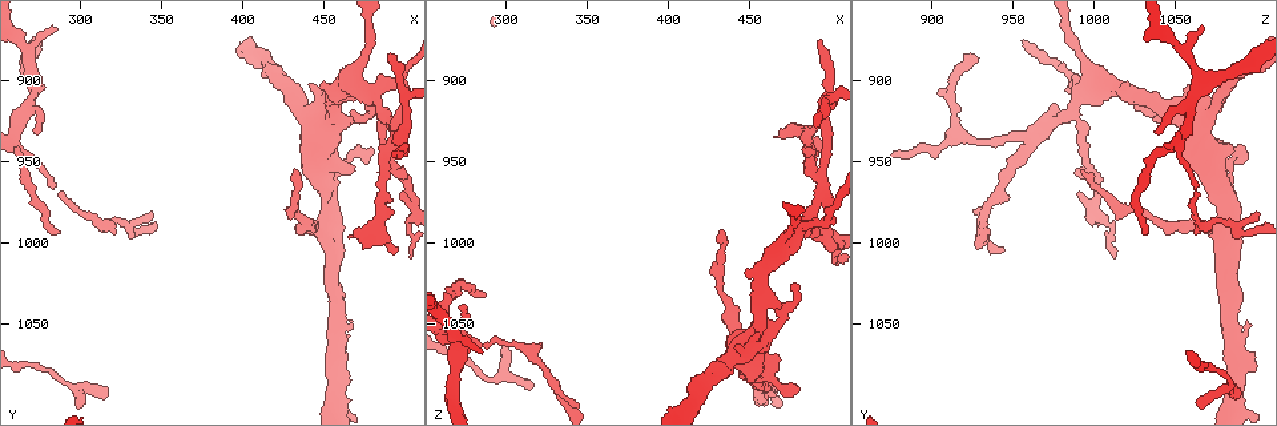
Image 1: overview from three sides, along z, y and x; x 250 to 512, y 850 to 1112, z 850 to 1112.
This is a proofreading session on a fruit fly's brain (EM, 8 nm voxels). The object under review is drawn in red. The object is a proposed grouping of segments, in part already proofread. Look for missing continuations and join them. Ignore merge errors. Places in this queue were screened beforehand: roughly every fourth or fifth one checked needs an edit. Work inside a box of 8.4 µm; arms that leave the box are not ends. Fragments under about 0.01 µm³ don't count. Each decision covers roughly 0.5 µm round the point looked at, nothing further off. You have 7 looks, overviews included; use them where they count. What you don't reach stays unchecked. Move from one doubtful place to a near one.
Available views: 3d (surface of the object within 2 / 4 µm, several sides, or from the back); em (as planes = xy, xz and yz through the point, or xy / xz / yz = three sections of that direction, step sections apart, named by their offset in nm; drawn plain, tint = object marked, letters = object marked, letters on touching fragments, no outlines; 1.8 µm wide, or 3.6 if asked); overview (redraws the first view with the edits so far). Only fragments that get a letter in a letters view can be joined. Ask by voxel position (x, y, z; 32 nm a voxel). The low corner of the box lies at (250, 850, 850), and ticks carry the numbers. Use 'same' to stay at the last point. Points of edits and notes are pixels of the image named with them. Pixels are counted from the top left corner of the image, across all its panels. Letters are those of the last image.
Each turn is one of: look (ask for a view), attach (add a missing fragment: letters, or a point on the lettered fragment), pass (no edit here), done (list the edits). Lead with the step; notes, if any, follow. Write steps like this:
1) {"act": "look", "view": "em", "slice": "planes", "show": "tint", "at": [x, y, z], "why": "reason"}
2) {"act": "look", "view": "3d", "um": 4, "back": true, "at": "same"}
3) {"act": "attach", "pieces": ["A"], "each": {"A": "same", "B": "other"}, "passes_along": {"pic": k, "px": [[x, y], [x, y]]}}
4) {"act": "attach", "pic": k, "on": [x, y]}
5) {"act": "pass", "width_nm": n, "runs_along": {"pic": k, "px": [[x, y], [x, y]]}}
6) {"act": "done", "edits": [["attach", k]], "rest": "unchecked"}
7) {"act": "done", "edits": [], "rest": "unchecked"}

{"act": "look", "view": "3d", "um": 2, "at": [286, 992, 1032], "why": "tapers out"}

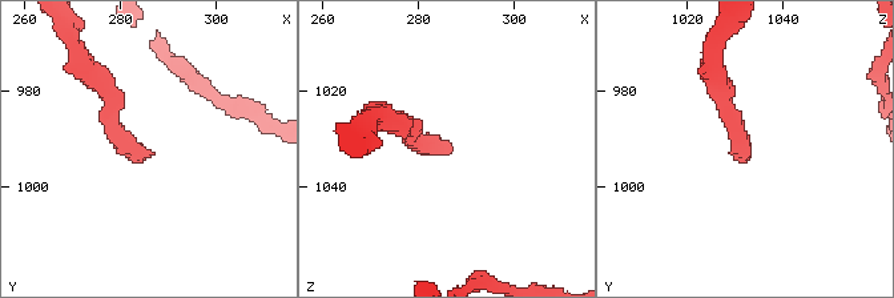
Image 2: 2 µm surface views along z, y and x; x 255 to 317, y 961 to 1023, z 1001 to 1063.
{"act": "look", "view": "em", "slice": "xz", "step": 4, "show": "letters", "at": [286, 994, 1032], "why": "need the tissue"}

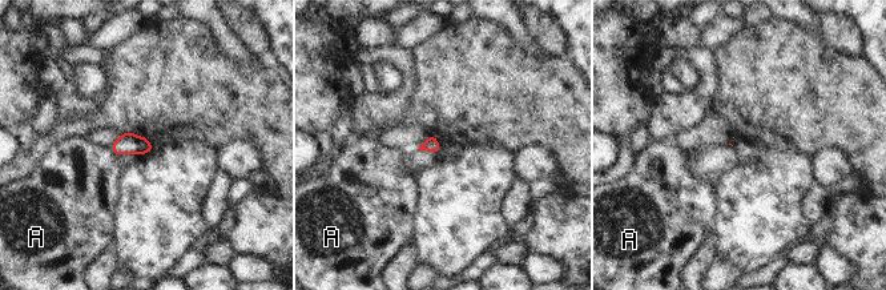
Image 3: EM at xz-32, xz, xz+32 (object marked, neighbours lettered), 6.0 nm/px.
{"act": "pass", "each": {"A": "other"}, "border": {"pic": 3, "px": [[112, 150], [117, 156]]}, "found": "none of them fits"}

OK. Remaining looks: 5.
{"act": "look", "view": "3d", "um": 4, "back": true, "at": [492, 888, 928], "why": "an open end"}

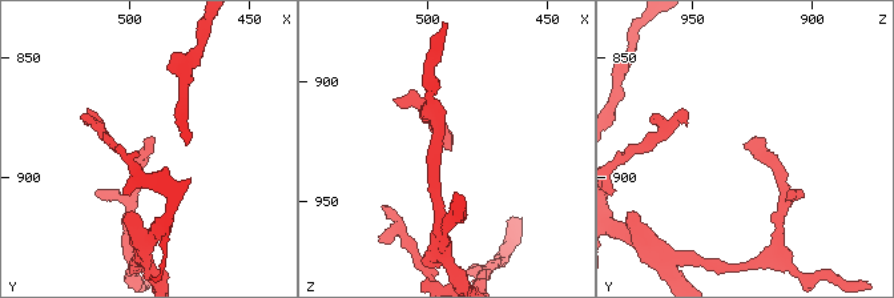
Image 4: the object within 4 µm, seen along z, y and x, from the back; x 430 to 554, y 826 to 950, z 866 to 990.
{"act": "look", "view": "em", "slice": "yz", "step": 4, "show": "tint", "at": [492, 887, 928], "why": "shape alone is not enough"}

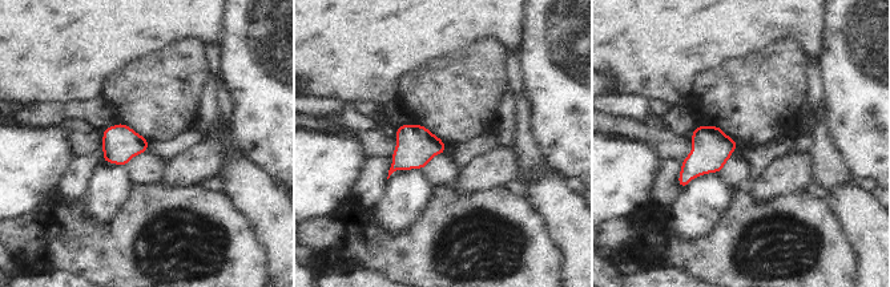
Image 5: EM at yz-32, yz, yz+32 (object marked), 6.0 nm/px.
{"act": "look", "view": "em", "slice": "planes", "show": "letters", "at": "same", "why": "cut it another way"}

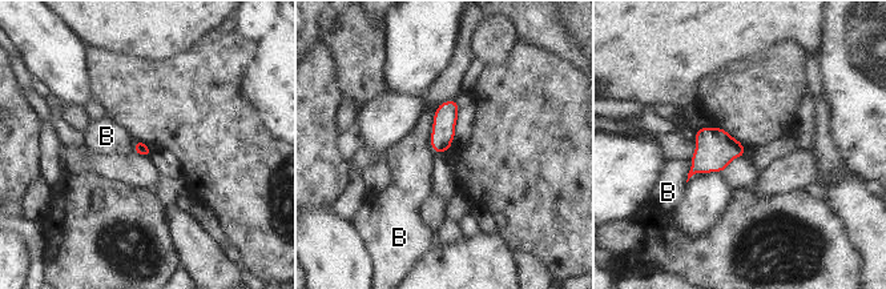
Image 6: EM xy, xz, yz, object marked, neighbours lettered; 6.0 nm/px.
{"act": "pass", "each": {"B": "other"}, "found": "no lettered fragment goes on from it"}

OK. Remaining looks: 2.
{"act": "look", "view": "3d", "um": 4, "at": [318, 1090, 1086], "why": "tapers out"}

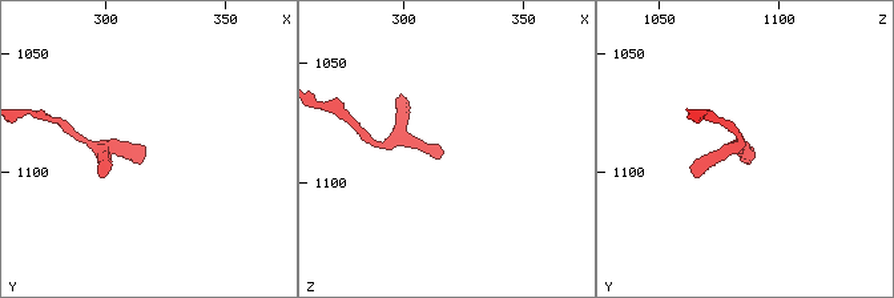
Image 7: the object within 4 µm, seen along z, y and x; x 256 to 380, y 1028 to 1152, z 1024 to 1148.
{"act": "look", "view": "em", "slice": "planes", "show": "letters", "at": [317, 1089, 1088]}

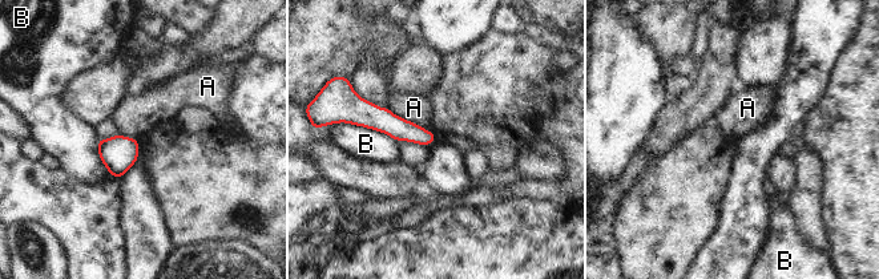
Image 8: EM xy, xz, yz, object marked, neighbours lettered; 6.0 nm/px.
{"act": "pass", "each": {"A": "other", "B": "other"}, "runs_along": {"pic": 8, "px": [[359, 120], [383, 120], [431, 137]]}, "found": "no lettered fragment goes on from it"}

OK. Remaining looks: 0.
{"act": "done", "edits": [], "rest": "unchecked"}

